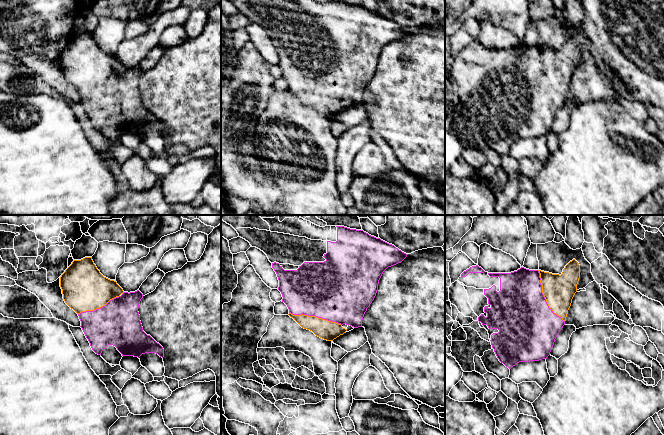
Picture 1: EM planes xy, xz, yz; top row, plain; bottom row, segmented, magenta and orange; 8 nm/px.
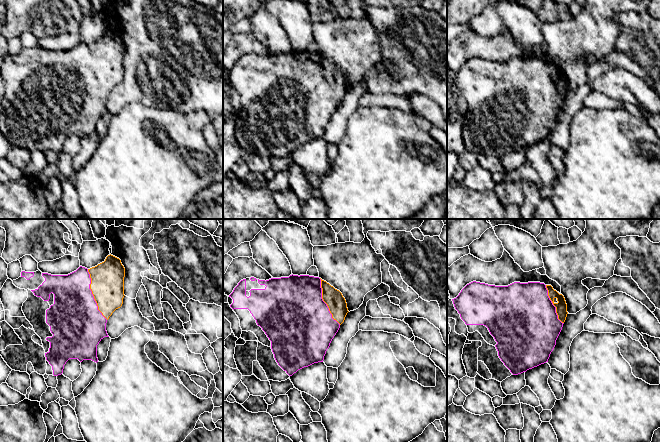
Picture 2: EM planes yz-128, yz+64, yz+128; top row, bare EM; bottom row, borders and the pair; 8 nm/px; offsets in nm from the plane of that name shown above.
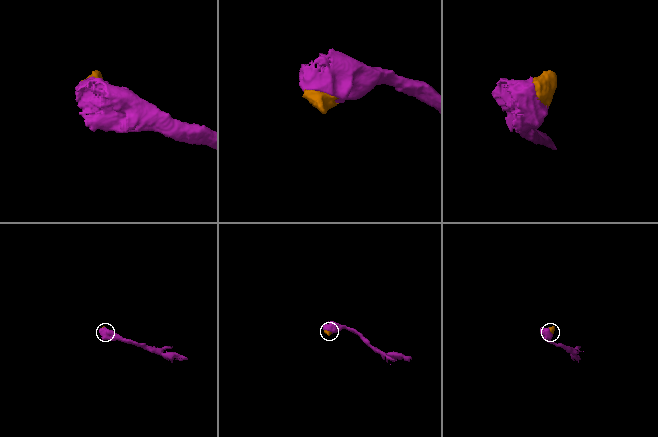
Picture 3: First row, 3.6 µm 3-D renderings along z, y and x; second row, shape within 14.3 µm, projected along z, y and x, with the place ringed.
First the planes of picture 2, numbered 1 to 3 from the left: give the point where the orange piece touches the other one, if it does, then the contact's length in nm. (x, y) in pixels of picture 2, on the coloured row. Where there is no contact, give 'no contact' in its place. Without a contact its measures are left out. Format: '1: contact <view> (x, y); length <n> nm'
1: contact yz-128 (92, 294); length 440 nm
2: contact yz+64 (324, 302); length 420 nm
3: contact yz+128 (552, 304); length 340 nm

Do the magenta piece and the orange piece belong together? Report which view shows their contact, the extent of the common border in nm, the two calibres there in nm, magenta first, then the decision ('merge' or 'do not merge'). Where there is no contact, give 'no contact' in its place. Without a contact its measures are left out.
contact in yz; length 460 nm; calibres 460 and 260 nm; merge

